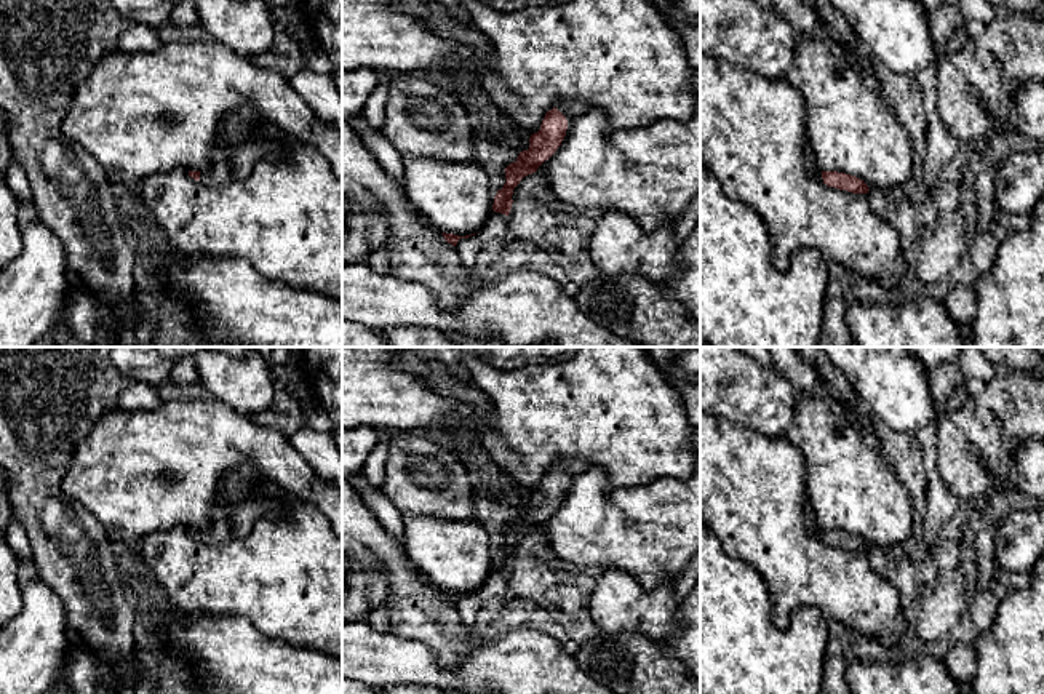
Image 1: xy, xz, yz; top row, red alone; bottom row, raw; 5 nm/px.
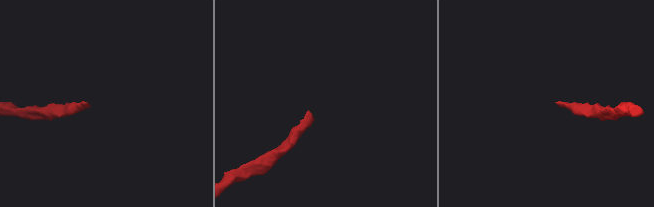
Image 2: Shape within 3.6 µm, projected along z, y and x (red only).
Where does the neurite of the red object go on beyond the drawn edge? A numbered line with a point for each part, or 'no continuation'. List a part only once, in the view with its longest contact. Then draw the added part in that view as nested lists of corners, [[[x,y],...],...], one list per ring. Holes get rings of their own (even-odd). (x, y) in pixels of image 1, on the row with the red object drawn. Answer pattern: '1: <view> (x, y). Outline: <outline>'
1: xz (569, 107). Outline: [[[574,99],[560,101],[556,109],[566,117],[566,120],[572,120],[590,110],[590,107],[585,102],[574,101]]]

